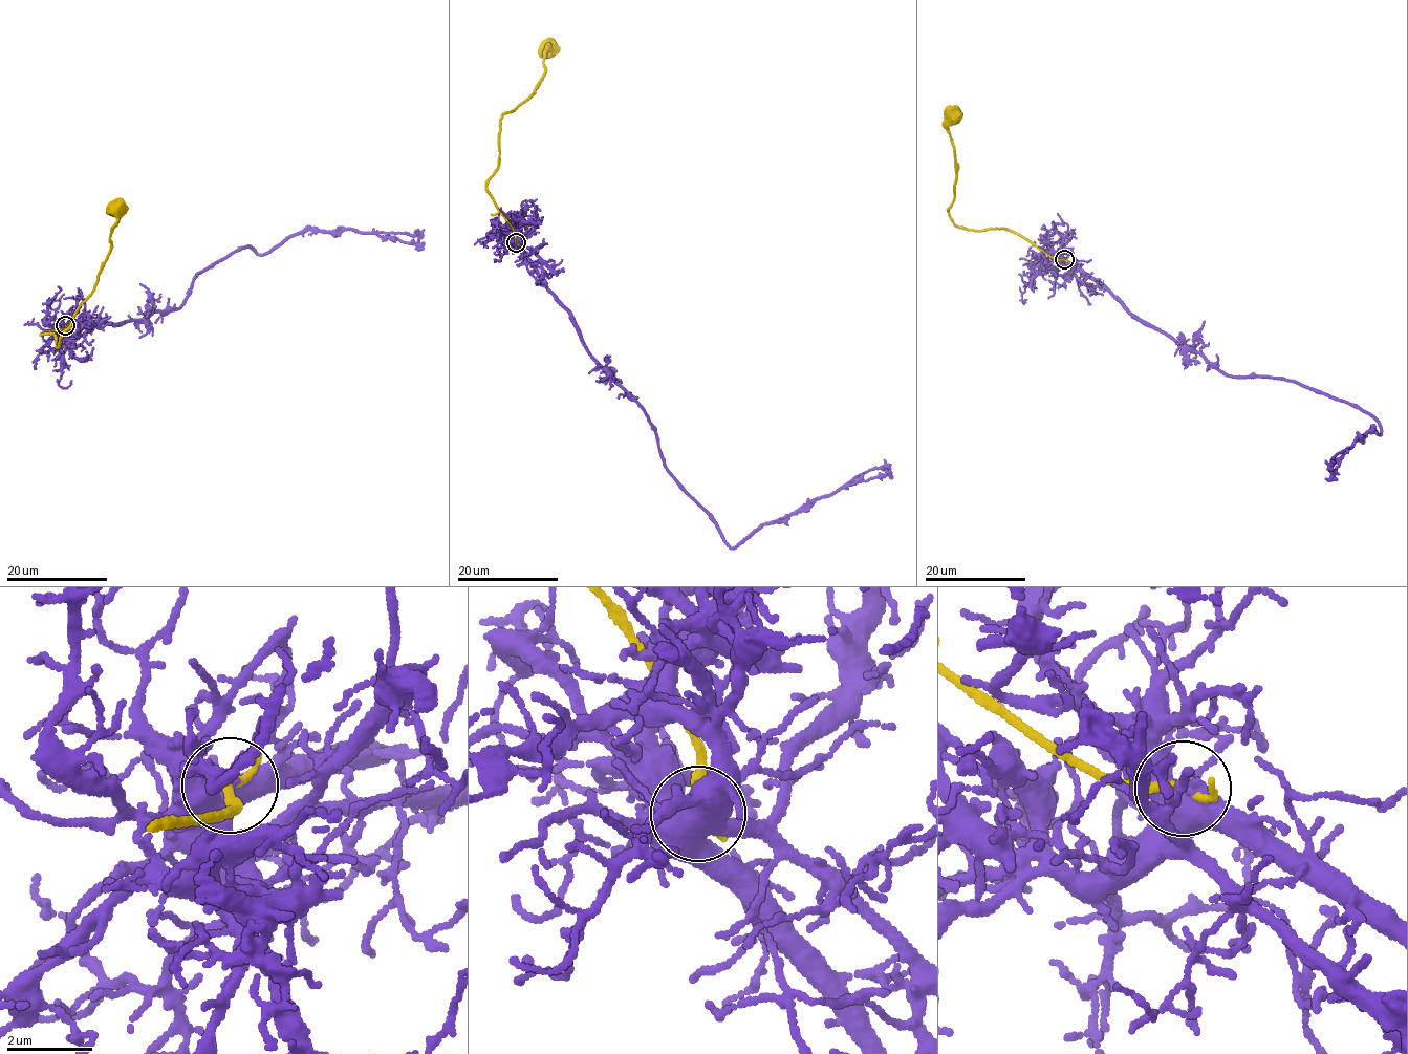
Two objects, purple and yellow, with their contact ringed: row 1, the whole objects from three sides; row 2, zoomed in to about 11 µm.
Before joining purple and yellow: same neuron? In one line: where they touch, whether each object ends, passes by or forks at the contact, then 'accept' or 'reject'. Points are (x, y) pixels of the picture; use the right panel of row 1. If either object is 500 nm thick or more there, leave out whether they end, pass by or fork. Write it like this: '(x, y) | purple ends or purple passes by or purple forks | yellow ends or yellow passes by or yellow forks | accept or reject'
(1064, 259) | purple ends | yellow passes by | accept

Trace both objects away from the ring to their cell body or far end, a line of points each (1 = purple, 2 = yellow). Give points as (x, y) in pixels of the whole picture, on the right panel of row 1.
1: (1064, 259), (1101, 281), (1131, 315), (1226, 373), (1296, 381), (1369, 413), (1381, 435), (1372, 426), (1330, 463)
2: (1064, 259), (1048, 257), (1009, 230), (967, 230), (951, 217), (957, 163), (947, 125), (953, 111)

